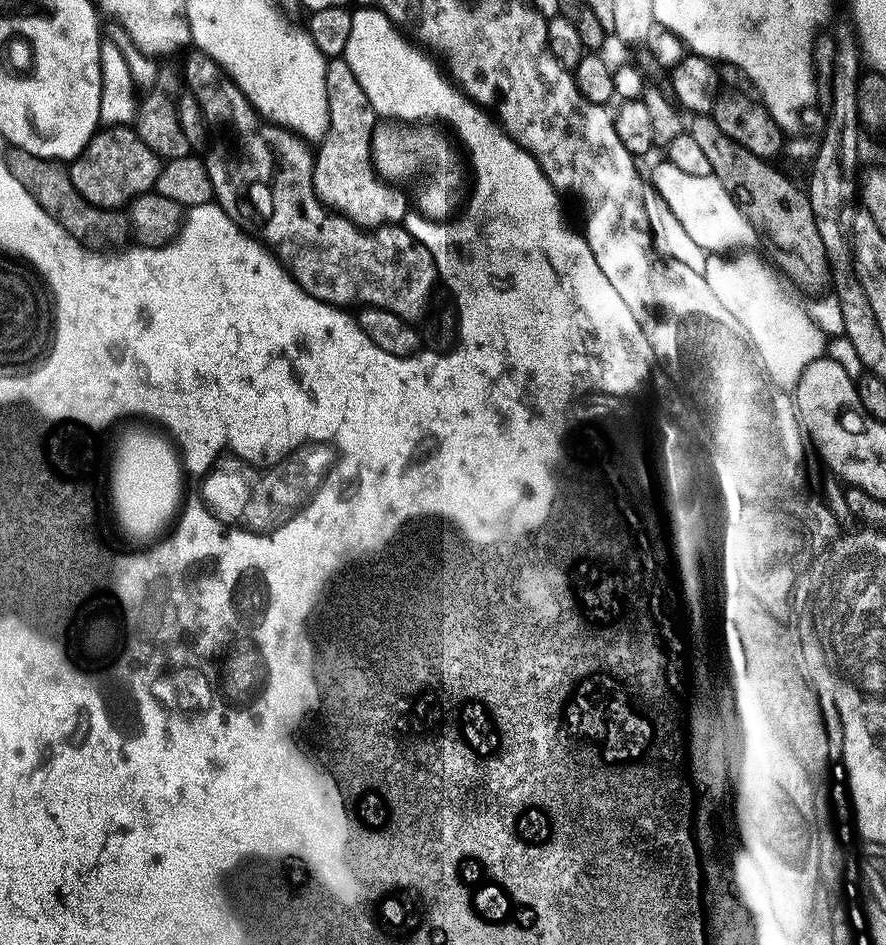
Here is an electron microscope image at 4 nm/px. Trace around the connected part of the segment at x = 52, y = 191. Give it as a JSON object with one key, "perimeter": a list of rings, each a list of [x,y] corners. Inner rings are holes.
{"perimeter":[[[12,148],[8,152],[4,159],[11,174],[33,196],[33,203],[39,205],[41,211],[47,213],[73,241],[93,251],[114,248],[127,241],[130,234],[127,215],[119,209],[100,208],[86,202],[74,187],[65,163],[38,158],[21,148]]]}

